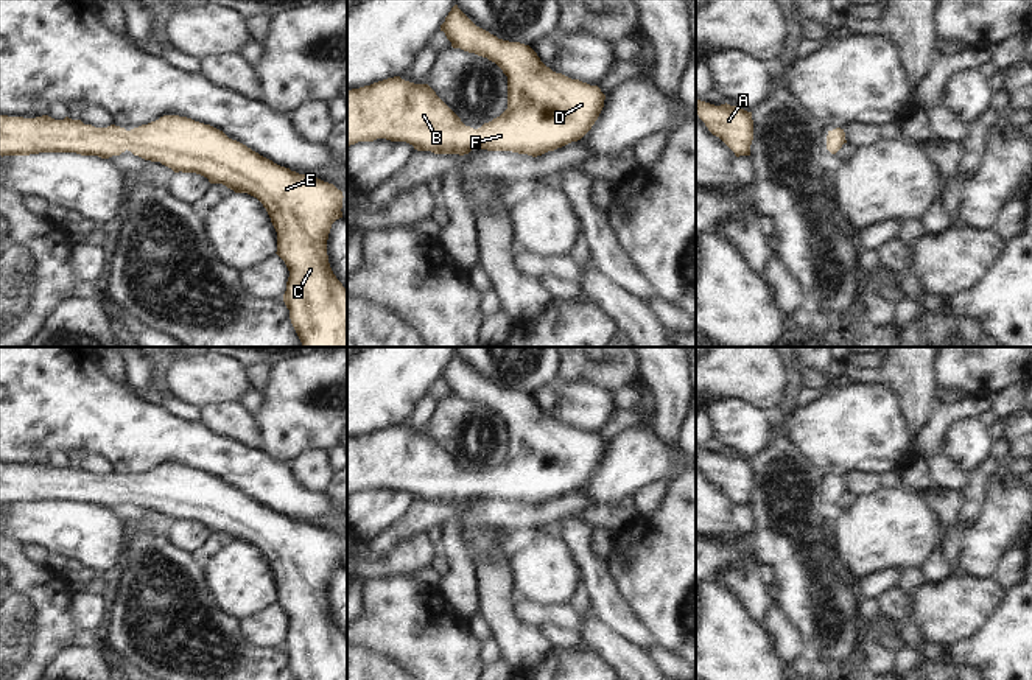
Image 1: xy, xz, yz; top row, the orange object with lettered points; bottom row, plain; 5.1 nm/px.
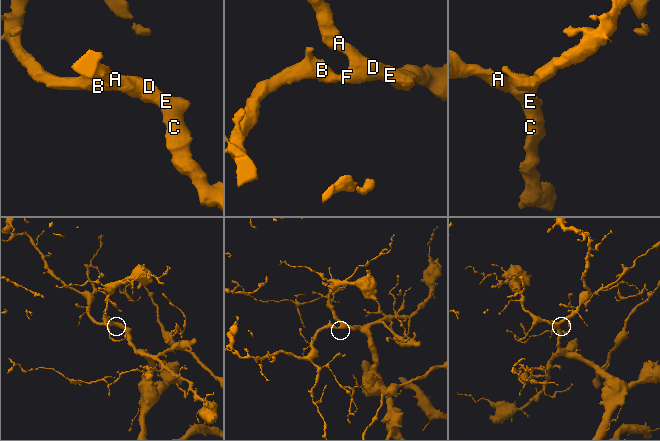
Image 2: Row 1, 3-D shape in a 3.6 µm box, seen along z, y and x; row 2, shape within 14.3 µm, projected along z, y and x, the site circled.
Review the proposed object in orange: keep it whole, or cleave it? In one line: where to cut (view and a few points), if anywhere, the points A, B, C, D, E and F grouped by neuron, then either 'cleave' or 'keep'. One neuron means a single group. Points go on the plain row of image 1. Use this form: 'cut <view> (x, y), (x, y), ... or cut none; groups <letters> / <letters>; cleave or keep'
cut none; groups A B C D E F; keep

